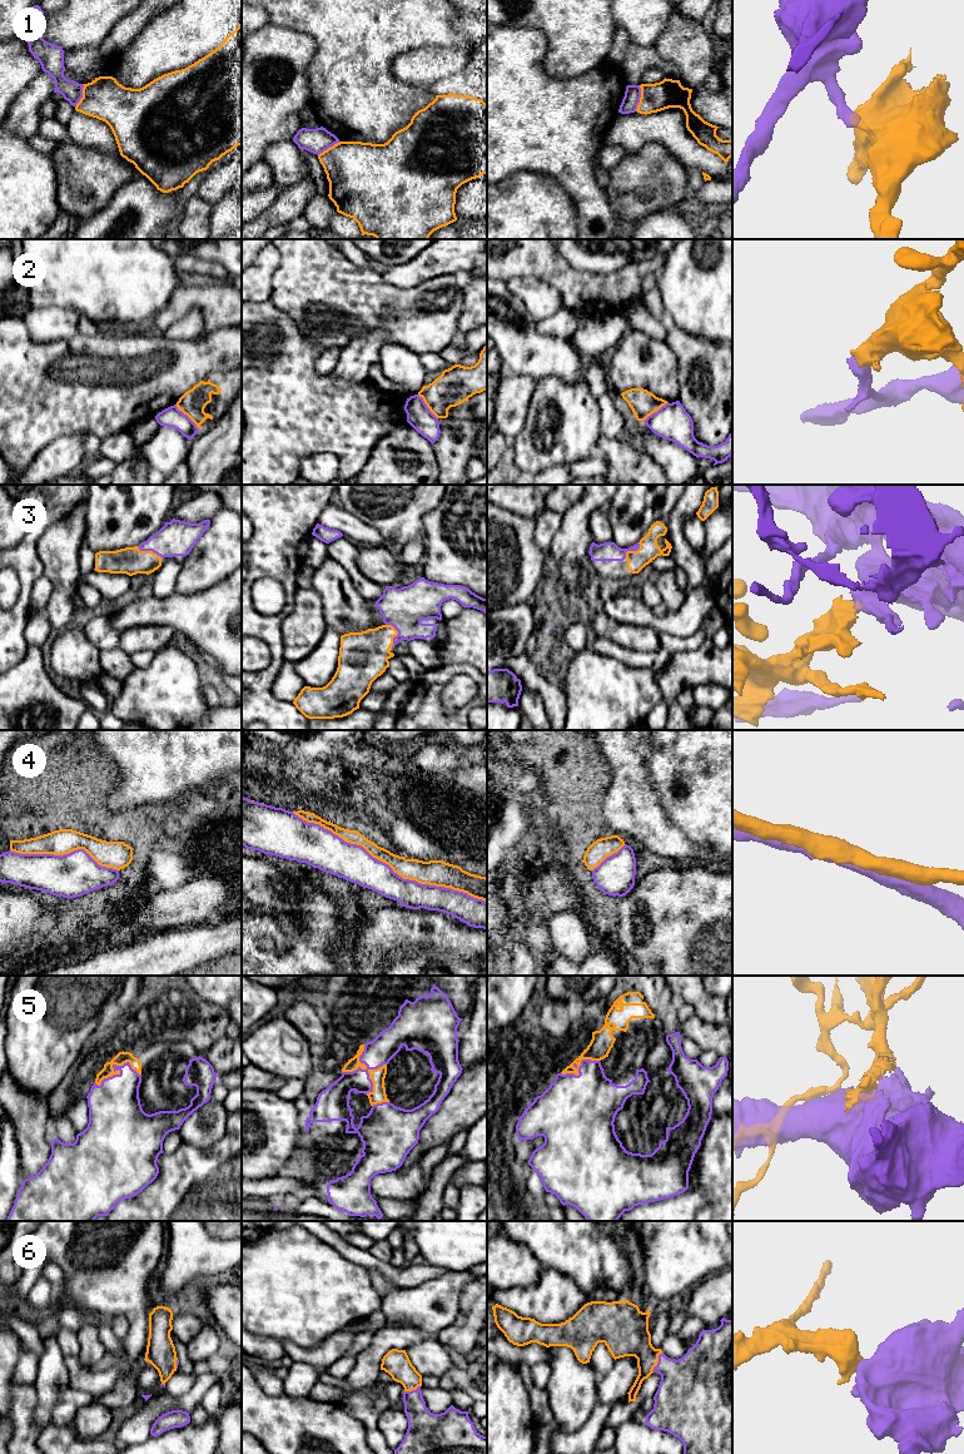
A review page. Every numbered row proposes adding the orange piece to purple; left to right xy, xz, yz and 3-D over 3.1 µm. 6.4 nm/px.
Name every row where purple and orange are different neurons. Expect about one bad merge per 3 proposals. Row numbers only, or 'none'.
1, 2, 4

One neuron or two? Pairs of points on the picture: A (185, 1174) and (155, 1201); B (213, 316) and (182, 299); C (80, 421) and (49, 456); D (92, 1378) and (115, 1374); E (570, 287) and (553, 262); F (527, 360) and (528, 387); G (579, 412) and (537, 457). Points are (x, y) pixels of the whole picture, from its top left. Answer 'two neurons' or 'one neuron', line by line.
A: one neuron
B: one neuron
C: two neurons
D: one neuron
E: one neuron
F: two neurons
G: one neuron

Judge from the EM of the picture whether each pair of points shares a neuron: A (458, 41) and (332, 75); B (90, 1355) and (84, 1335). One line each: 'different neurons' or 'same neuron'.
A: same neuron
B: same neuron

